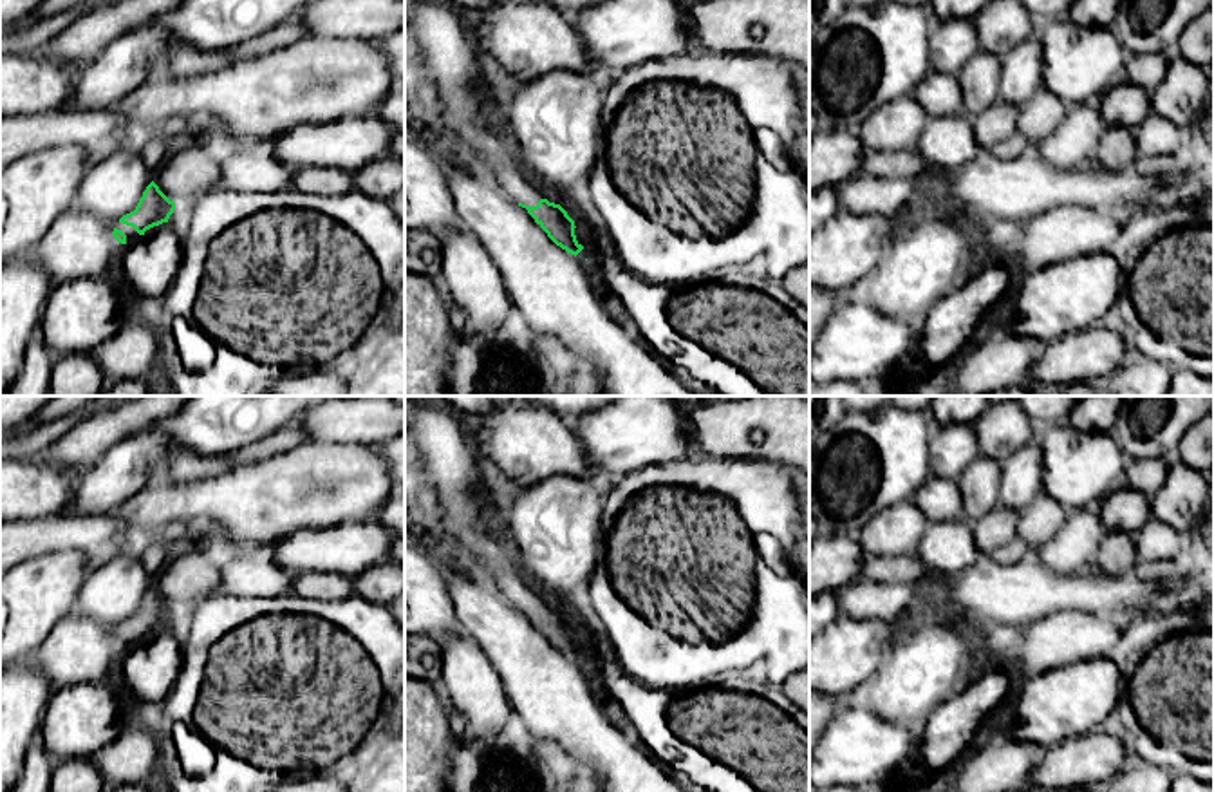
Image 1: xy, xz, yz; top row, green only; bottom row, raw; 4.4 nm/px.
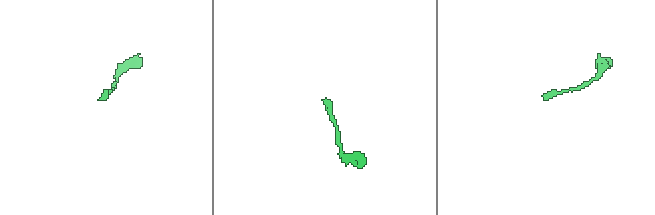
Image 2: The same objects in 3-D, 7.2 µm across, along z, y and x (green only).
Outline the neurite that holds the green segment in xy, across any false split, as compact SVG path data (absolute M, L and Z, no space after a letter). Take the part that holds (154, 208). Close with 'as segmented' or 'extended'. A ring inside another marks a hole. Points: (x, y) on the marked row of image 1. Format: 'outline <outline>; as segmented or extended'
outline M152 181L143 192L135 210L112 224L112 235L121 244L134 242L145 235L146 230L168 222L173 210L175 203Z; extended

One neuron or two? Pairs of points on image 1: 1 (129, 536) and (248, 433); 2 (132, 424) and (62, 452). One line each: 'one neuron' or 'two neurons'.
1: two neurons
2: one neuron

